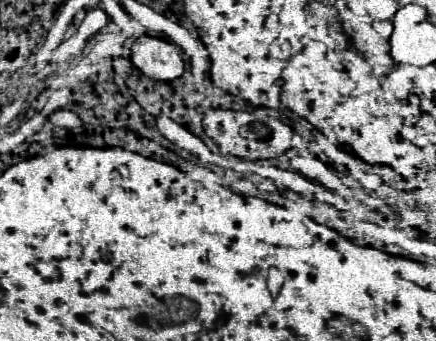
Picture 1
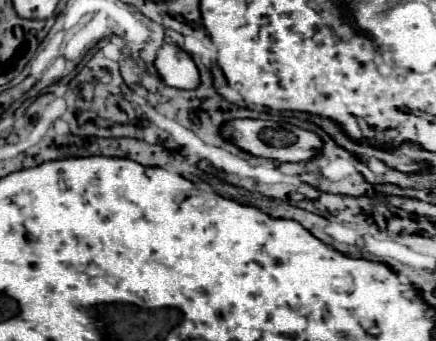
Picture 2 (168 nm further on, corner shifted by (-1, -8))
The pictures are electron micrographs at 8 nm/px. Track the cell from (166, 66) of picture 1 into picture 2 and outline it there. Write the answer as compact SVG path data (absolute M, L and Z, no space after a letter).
M164 44L158 50L158 58L154 64L168 86L182 90L194 90L200 86L198 66L194 64L192 56L184 52L180 46Z

